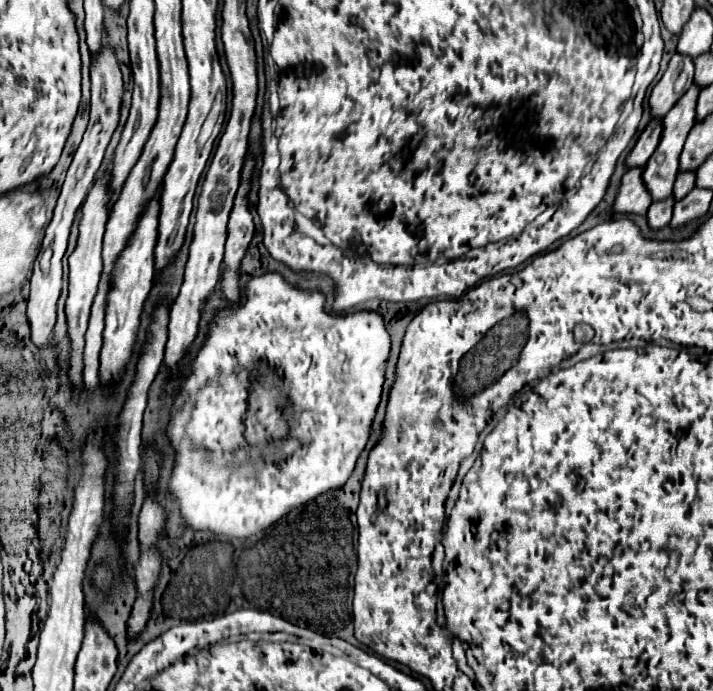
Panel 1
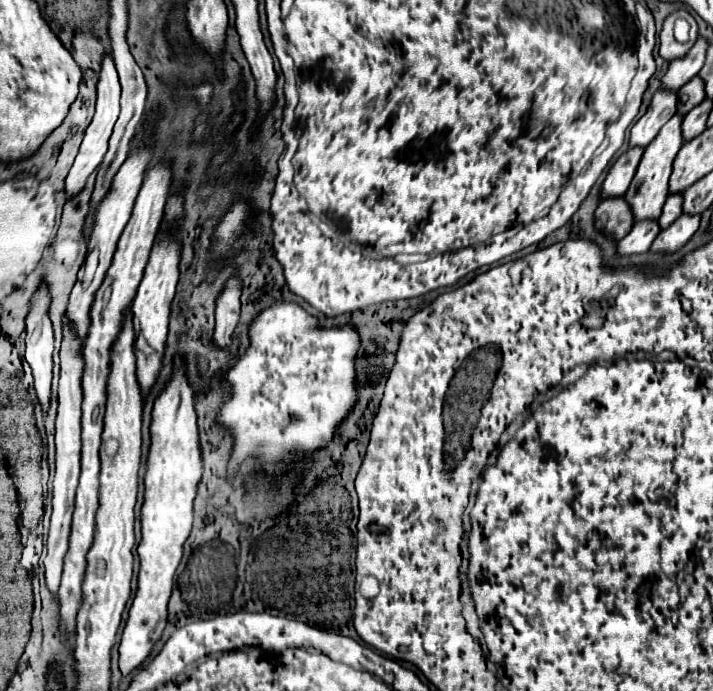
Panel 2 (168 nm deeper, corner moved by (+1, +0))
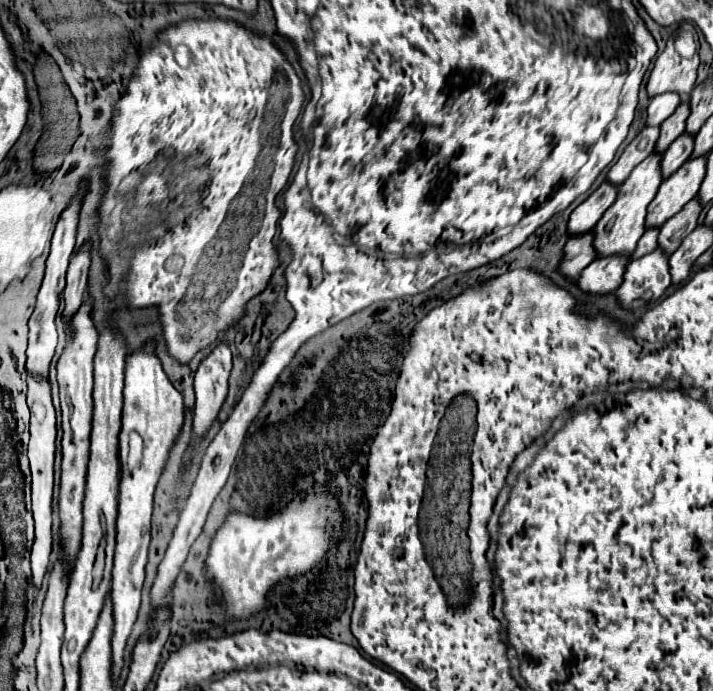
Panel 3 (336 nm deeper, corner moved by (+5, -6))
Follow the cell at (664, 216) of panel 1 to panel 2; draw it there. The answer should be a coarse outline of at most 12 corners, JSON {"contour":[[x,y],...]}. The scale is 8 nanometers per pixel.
{"contour":[[655,219],[637,221],[617,245],[621,255],[645,253],[661,233]]}

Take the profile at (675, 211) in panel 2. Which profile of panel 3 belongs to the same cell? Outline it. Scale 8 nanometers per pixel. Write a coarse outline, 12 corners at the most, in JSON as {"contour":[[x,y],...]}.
{"contour":[[649,229],[629,257],[635,261],[657,249],[659,229]]}

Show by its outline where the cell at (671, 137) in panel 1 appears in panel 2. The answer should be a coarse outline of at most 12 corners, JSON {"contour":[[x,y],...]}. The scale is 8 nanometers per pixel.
{"contour":[[683,115],[645,147],[625,193],[639,219],[659,219]]}

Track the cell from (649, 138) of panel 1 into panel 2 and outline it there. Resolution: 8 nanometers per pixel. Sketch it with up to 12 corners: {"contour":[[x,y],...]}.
{"contour":[[631,147],[613,163],[603,197],[627,193],[643,147]]}

